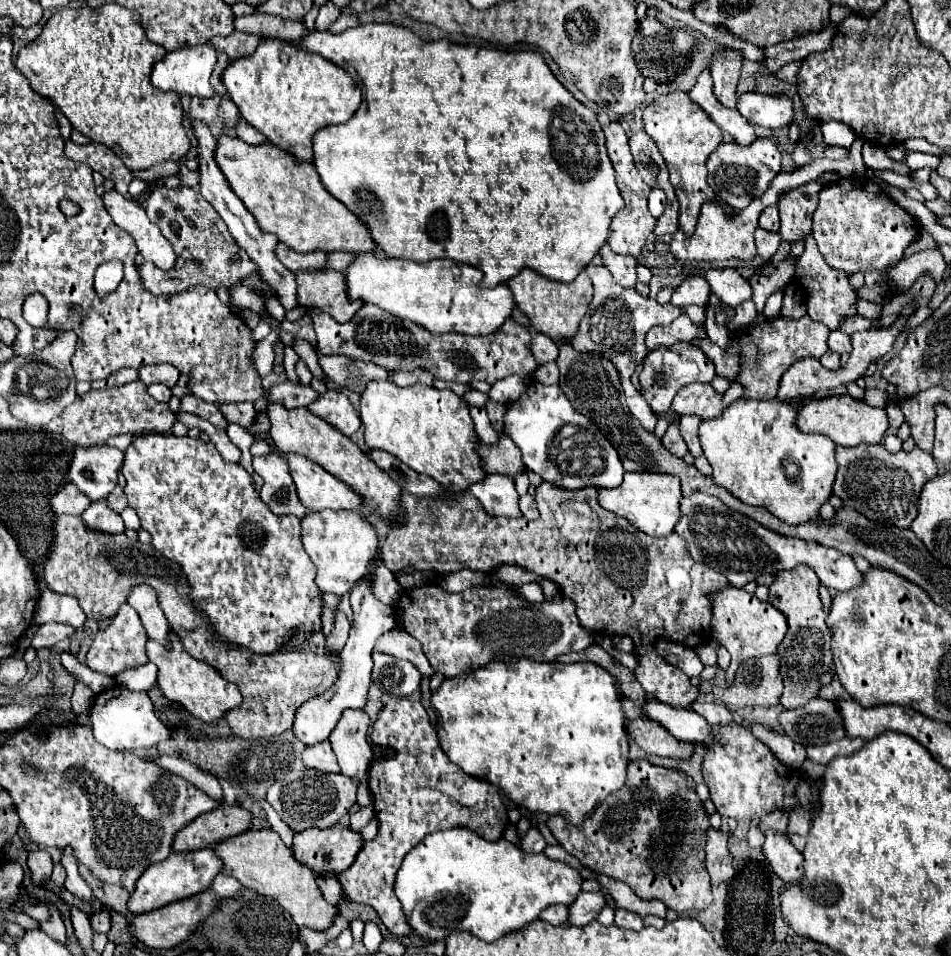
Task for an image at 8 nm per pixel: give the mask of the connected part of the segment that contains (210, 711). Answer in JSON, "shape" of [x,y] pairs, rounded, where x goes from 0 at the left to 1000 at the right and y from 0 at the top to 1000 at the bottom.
{"shape":[[[178,660],[178,662],[180,664],[178,664],[174,675],[165,673],[163,668],[155,668],[157,691],[161,691],[167,698],[167,706],[165,706],[167,721],[171,723],[171,727],[178,733],[192,737],[201,748],[205,748],[218,756],[228,756],[239,742],[253,737],[251,719],[247,714],[241,714],[239,710],[234,710],[232,704],[226,702],[226,698],[220,698],[218,694],[203,689],[195,681],[188,664],[184,660]]]}

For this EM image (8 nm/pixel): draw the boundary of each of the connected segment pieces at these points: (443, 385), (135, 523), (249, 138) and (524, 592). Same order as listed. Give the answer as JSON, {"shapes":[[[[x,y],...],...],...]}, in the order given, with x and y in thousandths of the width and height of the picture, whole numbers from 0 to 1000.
{"shapes":[[[[462,396],[456,397],[455,405],[457,405],[457,407],[474,407],[484,416],[486,416],[491,409],[495,408],[492,402],[462,399]]],[[[134,530],[134,532],[127,537],[127,541],[129,541],[134,553],[140,553],[140,555],[146,555],[146,553],[148,553],[148,545],[144,543],[144,537],[142,537],[138,530]]],[[[251,124],[251,129],[249,129],[249,141],[251,141],[251,145],[253,145],[253,147],[264,150],[264,152],[274,152],[274,150],[281,150],[279,141],[274,141],[268,133],[260,131],[256,124]]],[[[552,610],[548,614],[544,614],[546,622],[558,631],[571,631],[573,629],[573,620],[571,614],[567,610]]]]}

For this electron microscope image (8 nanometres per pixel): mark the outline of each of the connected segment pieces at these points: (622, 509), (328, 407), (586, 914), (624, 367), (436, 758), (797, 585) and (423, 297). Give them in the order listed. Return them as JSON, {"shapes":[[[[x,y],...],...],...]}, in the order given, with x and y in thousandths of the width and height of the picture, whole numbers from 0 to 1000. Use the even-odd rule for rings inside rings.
{"shapes":[[[[657,495],[657,501],[647,512],[630,512],[632,530],[657,541],[666,551],[685,560],[685,562],[701,562],[708,558],[712,543],[716,543],[716,505],[708,497],[697,495]]],[[[344,409],[342,413],[338,413],[338,417],[325,424],[325,430],[348,442],[365,457],[369,457],[380,447],[380,438],[375,430],[367,422],[367,417],[356,409]]],[[[611,932],[611,936],[607,936],[605,945],[598,949],[598,968],[615,970],[619,963],[628,961],[628,953],[632,949],[638,949],[638,938],[632,932]]],[[[624,273],[621,277],[617,277],[615,283],[624,294],[626,304],[624,304],[624,313],[621,313],[621,319],[619,319],[619,327],[611,336],[611,340],[607,344],[607,350],[603,350],[603,355],[598,355],[598,361],[605,367],[624,367],[624,369],[636,371],[636,376],[640,376],[649,384],[649,388],[653,392],[653,403],[655,403],[655,409],[657,409],[657,415],[659,415],[661,430],[666,432],[668,438],[672,438],[672,442],[680,451],[687,451],[687,447],[691,442],[691,436],[682,428],[682,424],[678,422],[674,411],[664,401],[666,388],[670,386],[670,382],[676,380],[676,376],[682,369],[682,365],[678,363],[678,348],[689,340],[706,338],[708,334],[712,334],[718,327],[723,329],[729,338],[733,340],[740,339],[741,322],[733,319],[717,322],[708,321],[706,317],[693,319],[689,313],[676,311],[670,302],[657,302],[651,296],[647,296],[642,286],[630,273]]],[[[426,729],[409,733],[399,744],[396,754],[390,760],[390,769],[403,779],[411,779],[417,786],[417,790],[413,794],[392,794],[388,802],[388,827],[392,834],[392,848],[399,859],[399,871],[392,880],[384,882],[373,903],[356,917],[356,924],[361,930],[361,938],[365,942],[373,942],[377,947],[390,947],[413,978],[426,980],[434,976],[434,970],[430,970],[430,963],[422,953],[422,942],[415,936],[415,913],[417,913],[417,907],[422,907],[424,894],[430,892],[438,882],[443,882],[447,873],[464,867],[489,863],[489,859],[493,859],[493,865],[499,871],[504,871],[508,878],[523,880],[527,878],[533,865],[533,846],[529,842],[529,836],[523,823],[487,809],[478,798],[474,798],[474,794],[468,790],[468,786],[462,779],[460,765],[453,760],[447,740],[441,733],[432,733]]],[[[842,591],[838,595],[819,597],[815,599],[815,606],[809,614],[809,631],[817,635],[821,641],[825,641],[830,660],[819,675],[821,685],[821,704],[825,723],[821,727],[821,737],[828,742],[842,740],[855,729],[859,729],[861,706],[870,704],[876,698],[874,691],[874,664],[868,654],[868,641],[861,627],[861,606],[855,595]]],[[[380,265],[373,275],[363,283],[365,306],[369,313],[392,317],[420,334],[430,334],[453,348],[489,348],[489,350],[516,350],[531,334],[537,332],[542,313],[533,298],[518,302],[508,298],[508,288],[495,277],[483,277],[474,271],[455,271],[449,275],[426,271],[396,271],[392,265]],[[483,279],[483,288],[476,281]]]]}

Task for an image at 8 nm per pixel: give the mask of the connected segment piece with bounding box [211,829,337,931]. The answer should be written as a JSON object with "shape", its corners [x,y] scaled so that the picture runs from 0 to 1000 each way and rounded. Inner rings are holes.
{"shape":[[[264,867],[253,873],[234,878],[232,882],[226,882],[222,886],[226,894],[234,901],[234,915],[247,917],[256,928],[270,932],[272,936],[279,936],[281,940],[291,942],[308,961],[314,970],[325,970],[325,972],[346,972],[350,965],[350,959],[354,957],[354,951],[350,947],[344,947],[340,942],[338,932],[333,930],[331,915],[314,903],[304,886],[295,880],[295,876],[285,869],[285,867]]]}

